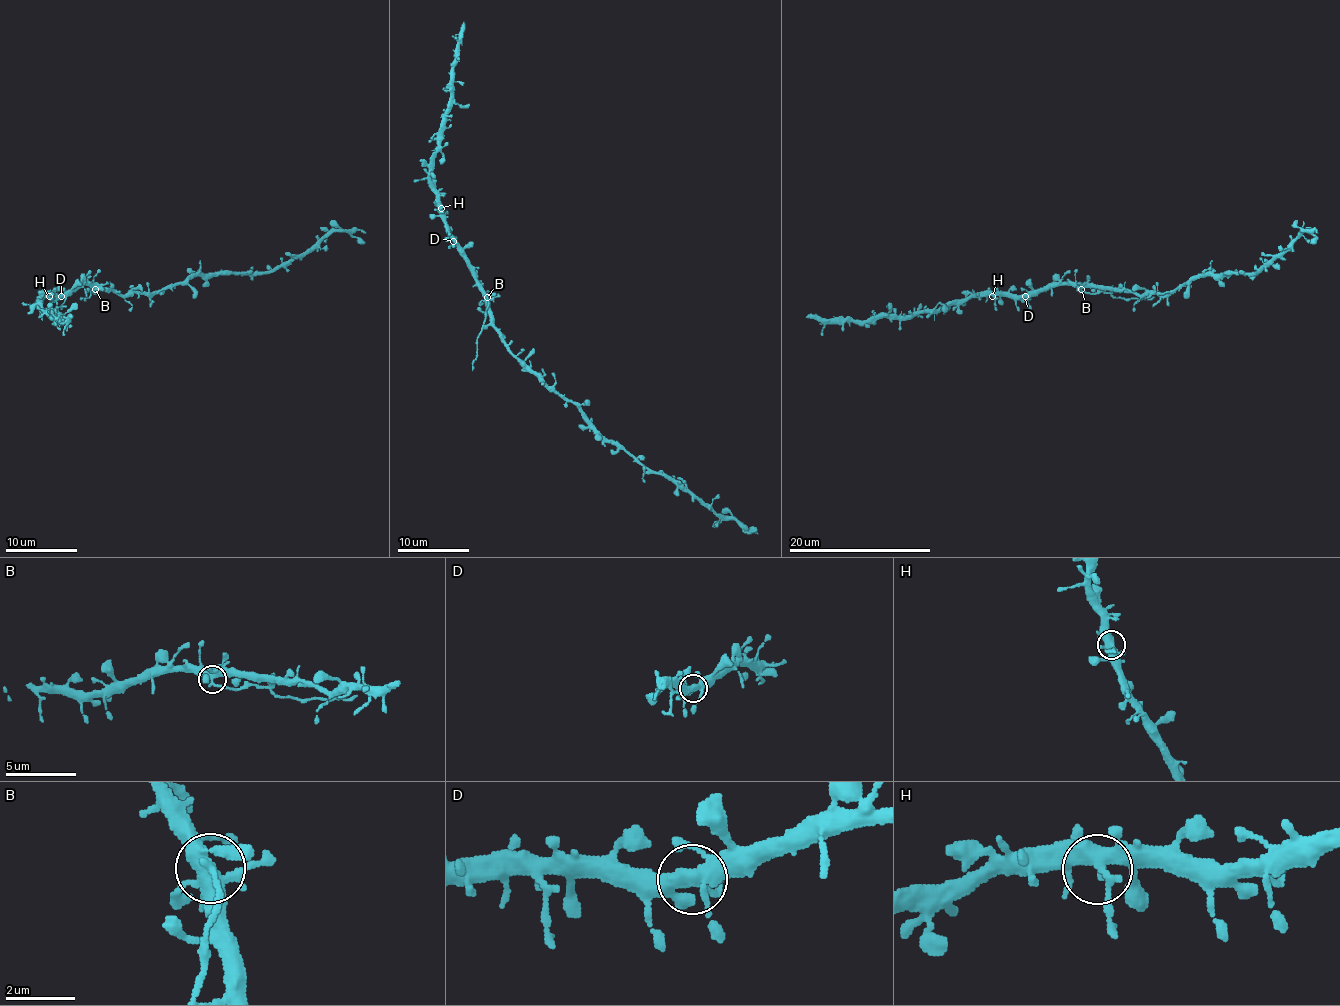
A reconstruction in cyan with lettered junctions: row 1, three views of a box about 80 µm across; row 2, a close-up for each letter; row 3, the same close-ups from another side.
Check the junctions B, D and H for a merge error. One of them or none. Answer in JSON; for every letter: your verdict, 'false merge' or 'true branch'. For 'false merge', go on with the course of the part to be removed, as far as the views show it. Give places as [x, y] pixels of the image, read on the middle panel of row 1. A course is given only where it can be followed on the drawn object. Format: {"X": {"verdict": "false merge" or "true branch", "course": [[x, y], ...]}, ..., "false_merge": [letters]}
{"B": {"verdict": "false merge", "course": [[487, 298], [485, 321], [473, 371]]}, "D": {"verdict": "true branch"}, "H": {"verdict": "true branch"}, "false_merge": ["B"]}

